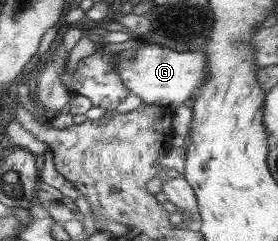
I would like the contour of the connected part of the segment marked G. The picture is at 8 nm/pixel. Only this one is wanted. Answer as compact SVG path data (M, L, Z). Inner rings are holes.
M145 43L139 48L128 48L117 54L115 58L116 73L129 89L129 93L137 95L149 105L180 106L188 105L203 84L205 74L205 53L168 48L157 44Z

